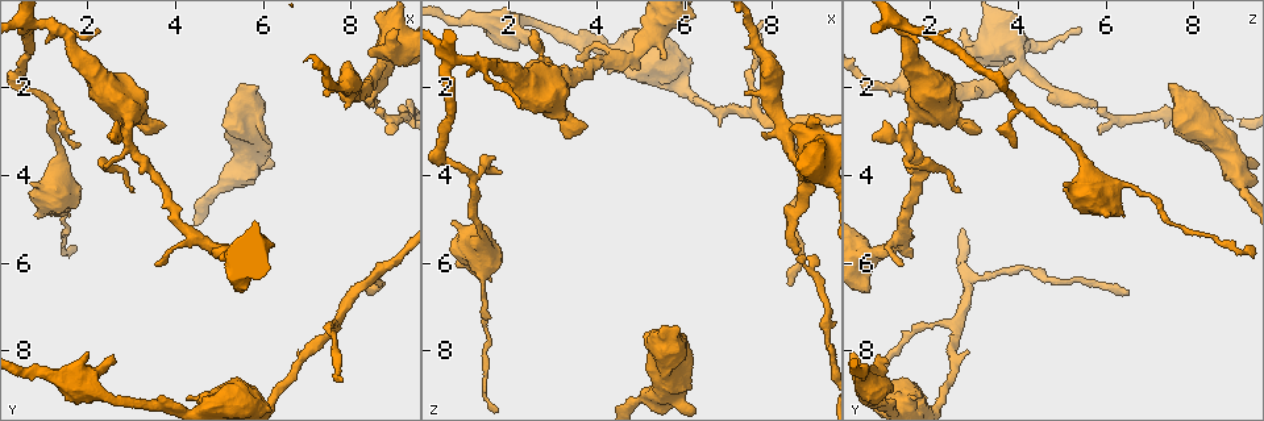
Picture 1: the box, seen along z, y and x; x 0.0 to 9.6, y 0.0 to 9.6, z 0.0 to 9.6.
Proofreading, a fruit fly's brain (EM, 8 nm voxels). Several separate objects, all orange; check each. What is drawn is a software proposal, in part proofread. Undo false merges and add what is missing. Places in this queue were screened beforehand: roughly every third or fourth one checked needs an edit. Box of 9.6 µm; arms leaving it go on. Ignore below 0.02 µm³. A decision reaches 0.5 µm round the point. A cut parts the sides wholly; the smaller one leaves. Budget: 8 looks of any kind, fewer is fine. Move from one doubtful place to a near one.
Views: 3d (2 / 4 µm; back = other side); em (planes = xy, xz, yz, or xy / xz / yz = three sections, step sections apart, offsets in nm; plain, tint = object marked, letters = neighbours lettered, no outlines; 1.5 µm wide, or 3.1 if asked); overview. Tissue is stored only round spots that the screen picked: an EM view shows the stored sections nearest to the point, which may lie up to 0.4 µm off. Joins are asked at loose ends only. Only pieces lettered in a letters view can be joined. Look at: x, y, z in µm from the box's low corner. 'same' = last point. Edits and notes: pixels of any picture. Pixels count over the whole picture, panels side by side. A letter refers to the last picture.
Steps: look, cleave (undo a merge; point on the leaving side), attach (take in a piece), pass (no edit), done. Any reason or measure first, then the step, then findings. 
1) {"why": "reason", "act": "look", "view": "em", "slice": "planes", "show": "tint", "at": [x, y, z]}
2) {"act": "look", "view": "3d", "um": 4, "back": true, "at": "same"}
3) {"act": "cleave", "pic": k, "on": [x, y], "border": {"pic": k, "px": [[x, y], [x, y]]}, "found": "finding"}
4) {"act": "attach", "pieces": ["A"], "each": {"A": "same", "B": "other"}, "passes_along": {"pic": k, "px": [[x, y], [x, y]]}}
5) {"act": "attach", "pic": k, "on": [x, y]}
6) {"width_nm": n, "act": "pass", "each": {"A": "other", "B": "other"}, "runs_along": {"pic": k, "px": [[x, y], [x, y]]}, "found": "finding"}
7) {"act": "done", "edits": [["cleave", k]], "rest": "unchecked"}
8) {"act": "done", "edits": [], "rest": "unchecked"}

{"why": "a fork", "act": "look", "view": "em", "slice": "planes", "show": "plain", "at": [8.50, 6.30, 2.95]}

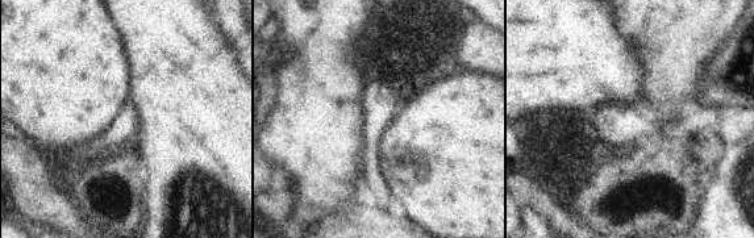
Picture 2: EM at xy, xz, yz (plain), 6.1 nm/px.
{"why": "what lies round it", "act": "look", "view": "em", "slice": "planes", "show": "letters", "at": "same"}

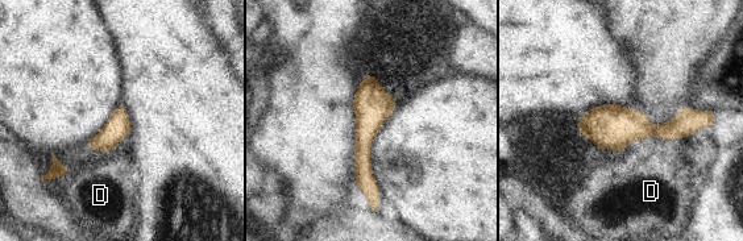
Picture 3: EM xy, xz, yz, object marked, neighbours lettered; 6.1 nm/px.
{"width_nm": 160, "act": "pass", "each": {"D": "other"}, "runs_along": {"pic": 3, "px": [[372, 78], [364, 178], [376, 202]]}, "found": "one neuron here"}

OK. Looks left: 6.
{"why": "abrupt turn", "act": "look", "view": "3d", "um": 4, "at": [8.75, 1.45, 4.05]}

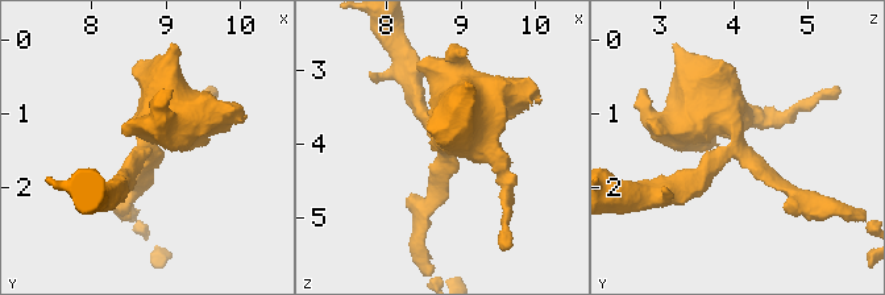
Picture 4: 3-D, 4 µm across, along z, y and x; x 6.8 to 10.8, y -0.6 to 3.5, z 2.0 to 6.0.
{"arms": 3, "arm_widths_nm": [170, 220, 800], "why": "shape alone is not enough", "act": "look", "view": "em", "slice": "planes", "show": "letters", "at": [8.75, 1.50, 4.05]}

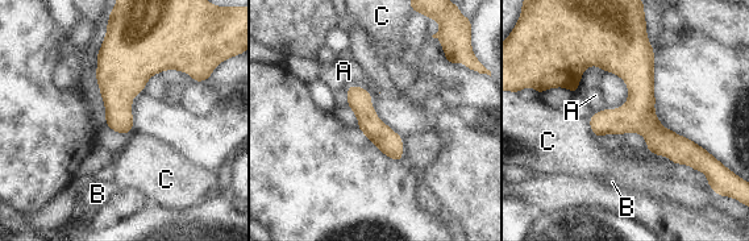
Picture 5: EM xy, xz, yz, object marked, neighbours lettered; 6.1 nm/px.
{"width_nm": 150, "act": "pass", "each": {"A": "other", "B": "other", "C": "other"}, "found": "continuous, no second neuron"}

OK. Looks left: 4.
{"act": "look", "view": "em", "slice": "yz", "step": 4, "show": "letters", "at": [2.55, 3.15, 0.70]}

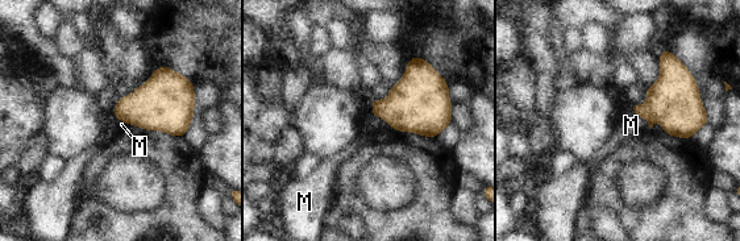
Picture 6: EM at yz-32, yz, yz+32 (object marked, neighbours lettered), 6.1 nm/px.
{"why": "cut it another way", "act": "look", "view": "em", "slice": "xy", "step": 8, "show": "letters", "at": "same"}

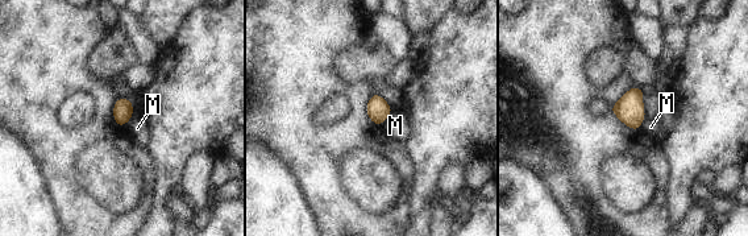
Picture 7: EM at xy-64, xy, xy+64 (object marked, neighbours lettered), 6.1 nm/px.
{"width_nm": 130, "act": "pass", "each": {"M": "other"}, "found": "no lettered piece goes on from it"}

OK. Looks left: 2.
{"act": "done", "edits": [], "rest": "unchecked"}

